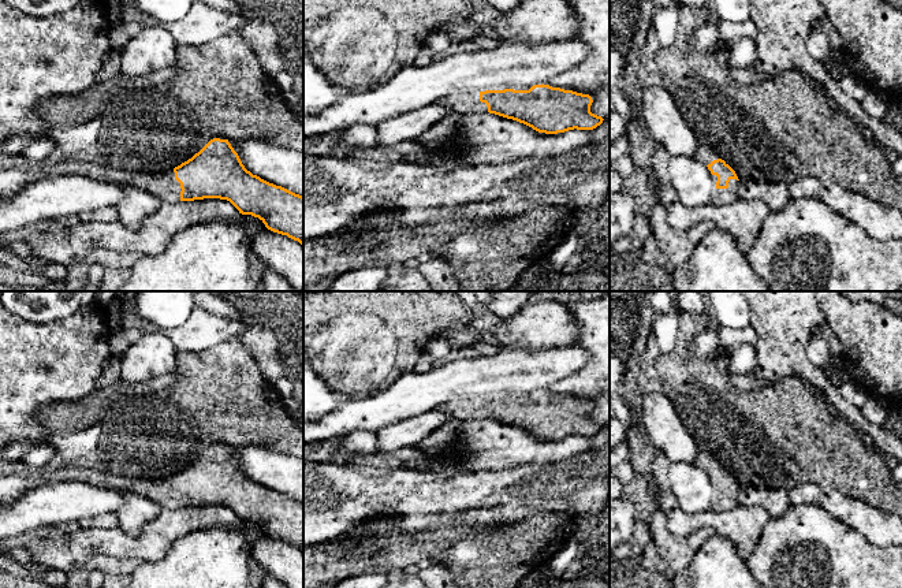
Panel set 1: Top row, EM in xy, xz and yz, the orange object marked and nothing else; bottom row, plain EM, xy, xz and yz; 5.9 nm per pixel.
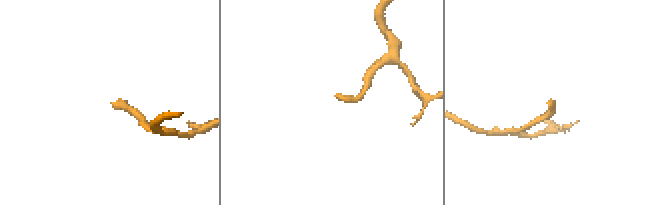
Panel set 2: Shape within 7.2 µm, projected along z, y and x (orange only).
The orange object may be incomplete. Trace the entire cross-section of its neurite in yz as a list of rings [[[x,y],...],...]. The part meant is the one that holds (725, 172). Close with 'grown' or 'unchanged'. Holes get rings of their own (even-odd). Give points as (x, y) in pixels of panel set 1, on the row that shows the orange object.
[[[698,144],[696,156],[700,163],[705,164],[716,183],[716,190],[711,197],[711,204],[730,204],[738,198],[738,176],[735,171],[720,159],[713,148],[707,144]]]; grown

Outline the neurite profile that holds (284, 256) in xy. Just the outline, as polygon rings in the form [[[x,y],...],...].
[[[268,228],[251,237],[253,253],[298,291],[303,291],[303,246]]]

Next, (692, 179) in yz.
[[[670,157],[666,174],[683,206],[697,208],[711,204],[716,183],[708,167],[696,157]]]

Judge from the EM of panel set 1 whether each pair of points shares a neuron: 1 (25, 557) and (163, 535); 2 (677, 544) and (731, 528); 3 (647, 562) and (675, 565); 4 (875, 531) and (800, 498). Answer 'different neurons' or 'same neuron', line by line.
1: different neurons
2: different neurons
3: different neurons
4: same neuron

